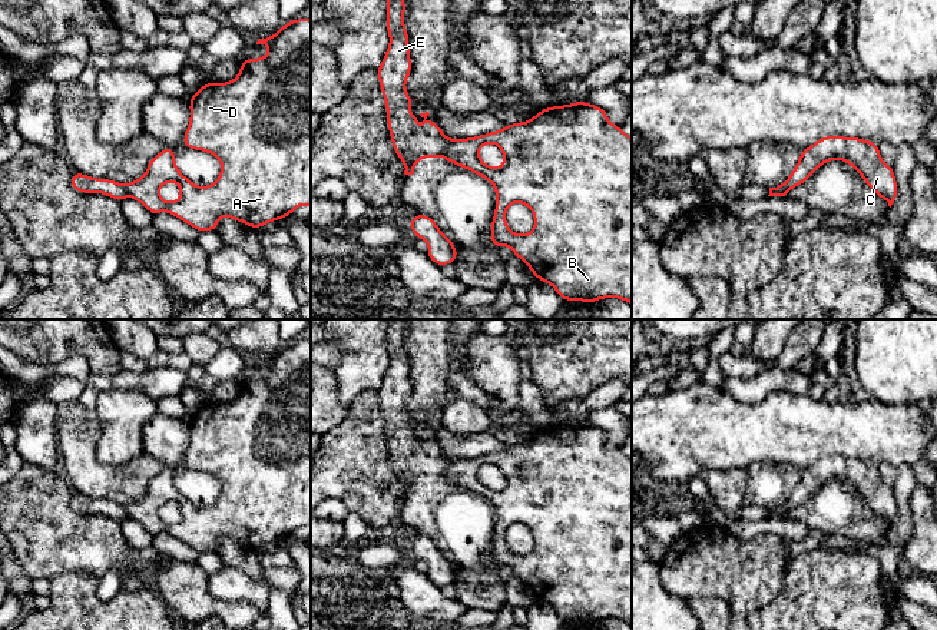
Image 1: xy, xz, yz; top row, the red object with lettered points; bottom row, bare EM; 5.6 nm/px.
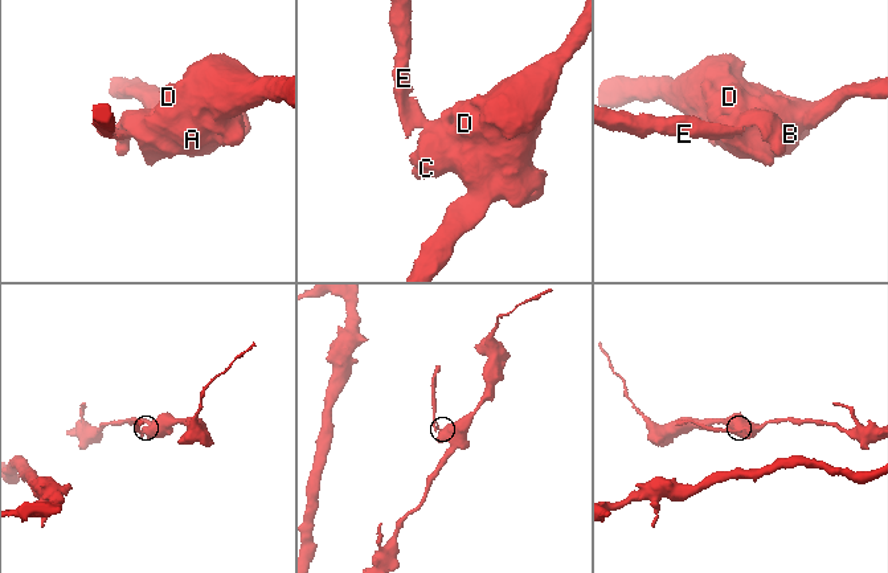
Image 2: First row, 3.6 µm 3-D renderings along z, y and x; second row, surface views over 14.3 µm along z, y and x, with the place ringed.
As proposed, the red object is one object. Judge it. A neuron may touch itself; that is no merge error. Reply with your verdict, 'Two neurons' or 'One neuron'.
Two neurons

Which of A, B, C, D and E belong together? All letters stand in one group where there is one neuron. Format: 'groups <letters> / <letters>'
groups A B C D / E

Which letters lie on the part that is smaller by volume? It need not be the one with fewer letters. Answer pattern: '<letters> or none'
E

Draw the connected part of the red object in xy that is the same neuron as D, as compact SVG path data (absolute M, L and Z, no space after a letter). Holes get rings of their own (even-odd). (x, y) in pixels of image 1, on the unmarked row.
M295 339L284 345L274 357L259 359L256 365L269 369L266 378L241 382L239 395L228 404L209 402L192 415L191 441L183 455L183 467L215 475L221 484L218 501L209 507L196 507L175 485L175 471L163 468L149 484L146 494L125 505L130 518L142 524L152 536L169 533L201 551L216 551L218 538L228 537L254 550L277 540L285 540L298 527L311 527L311 339ZM168 503L179 505L176 523L165 523L159 510Z

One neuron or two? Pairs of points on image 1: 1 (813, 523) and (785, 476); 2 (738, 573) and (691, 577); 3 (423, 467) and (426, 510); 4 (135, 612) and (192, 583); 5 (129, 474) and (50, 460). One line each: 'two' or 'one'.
1: two
2: one
3: one
4: two
5: two

